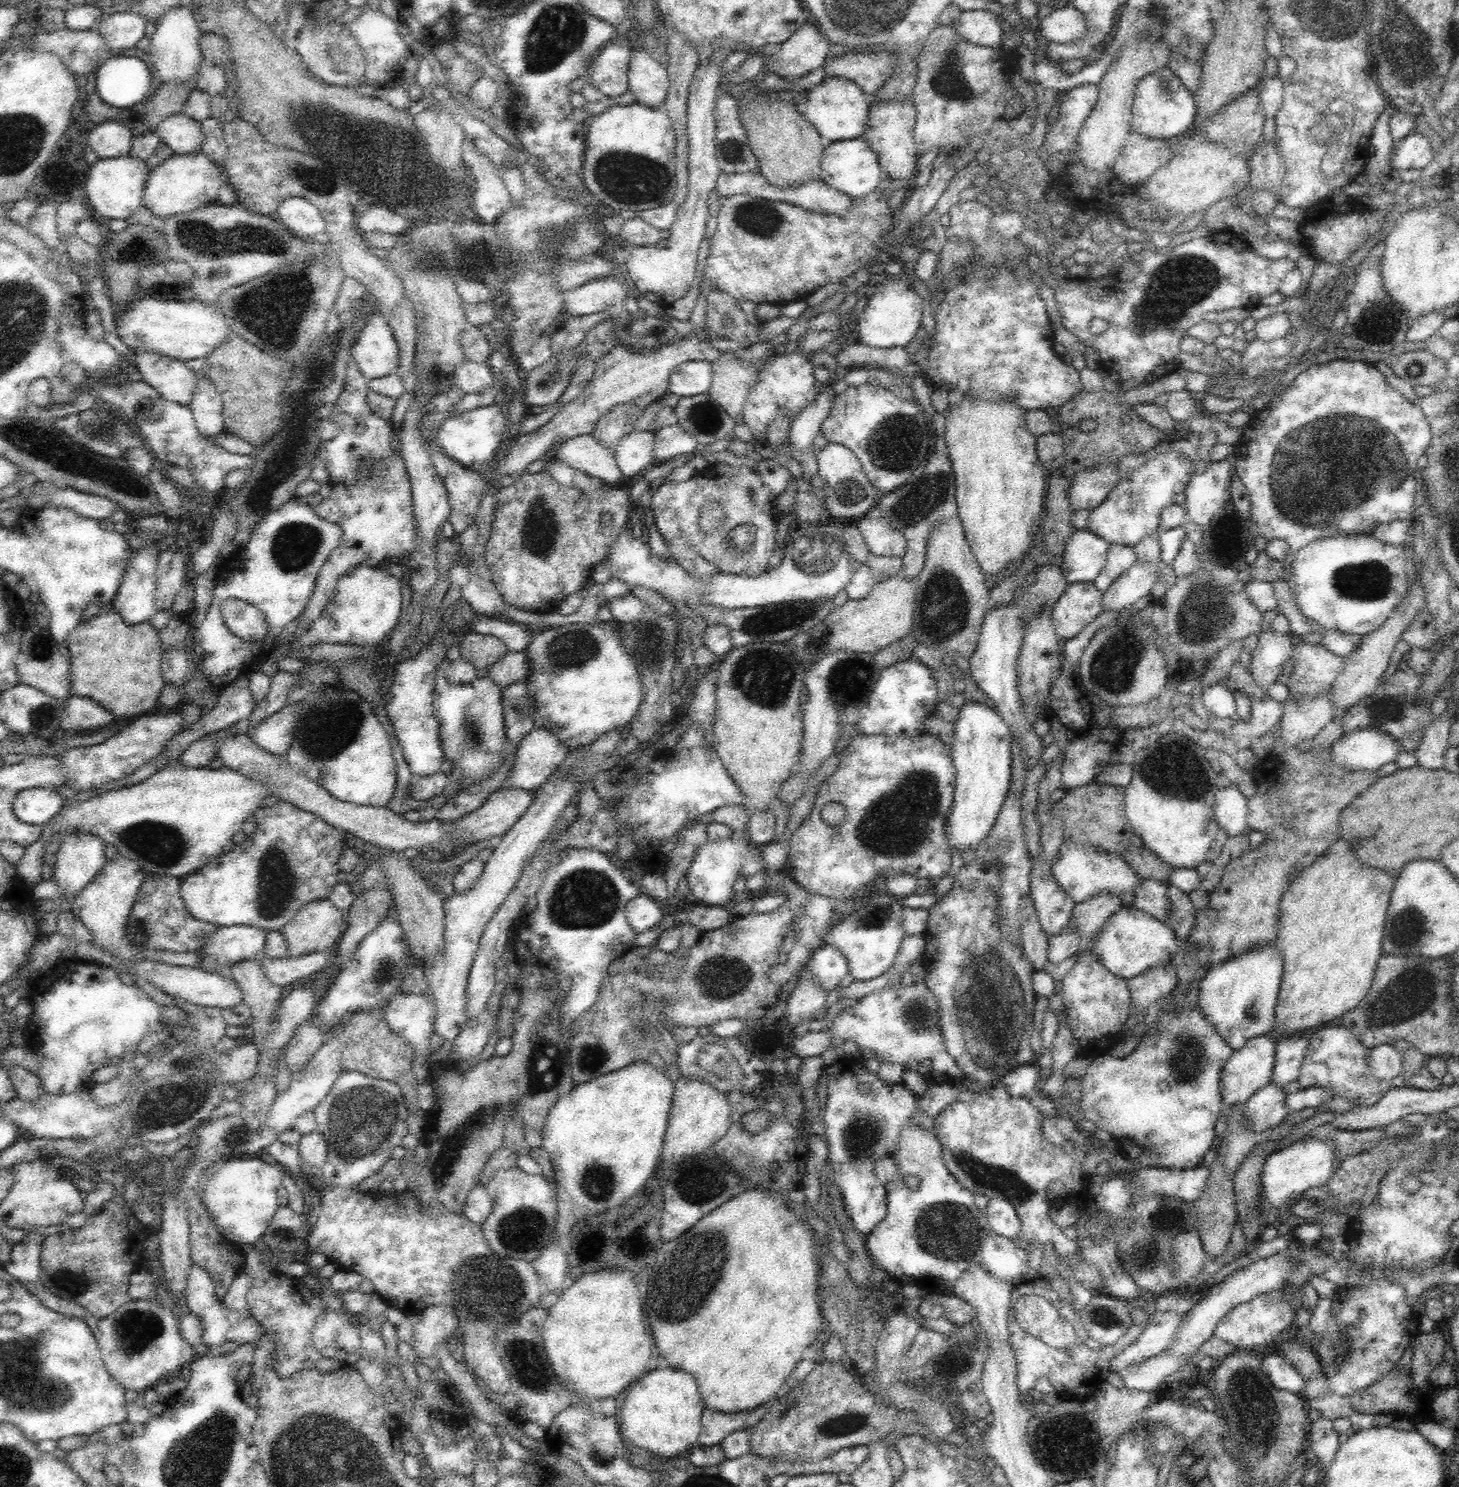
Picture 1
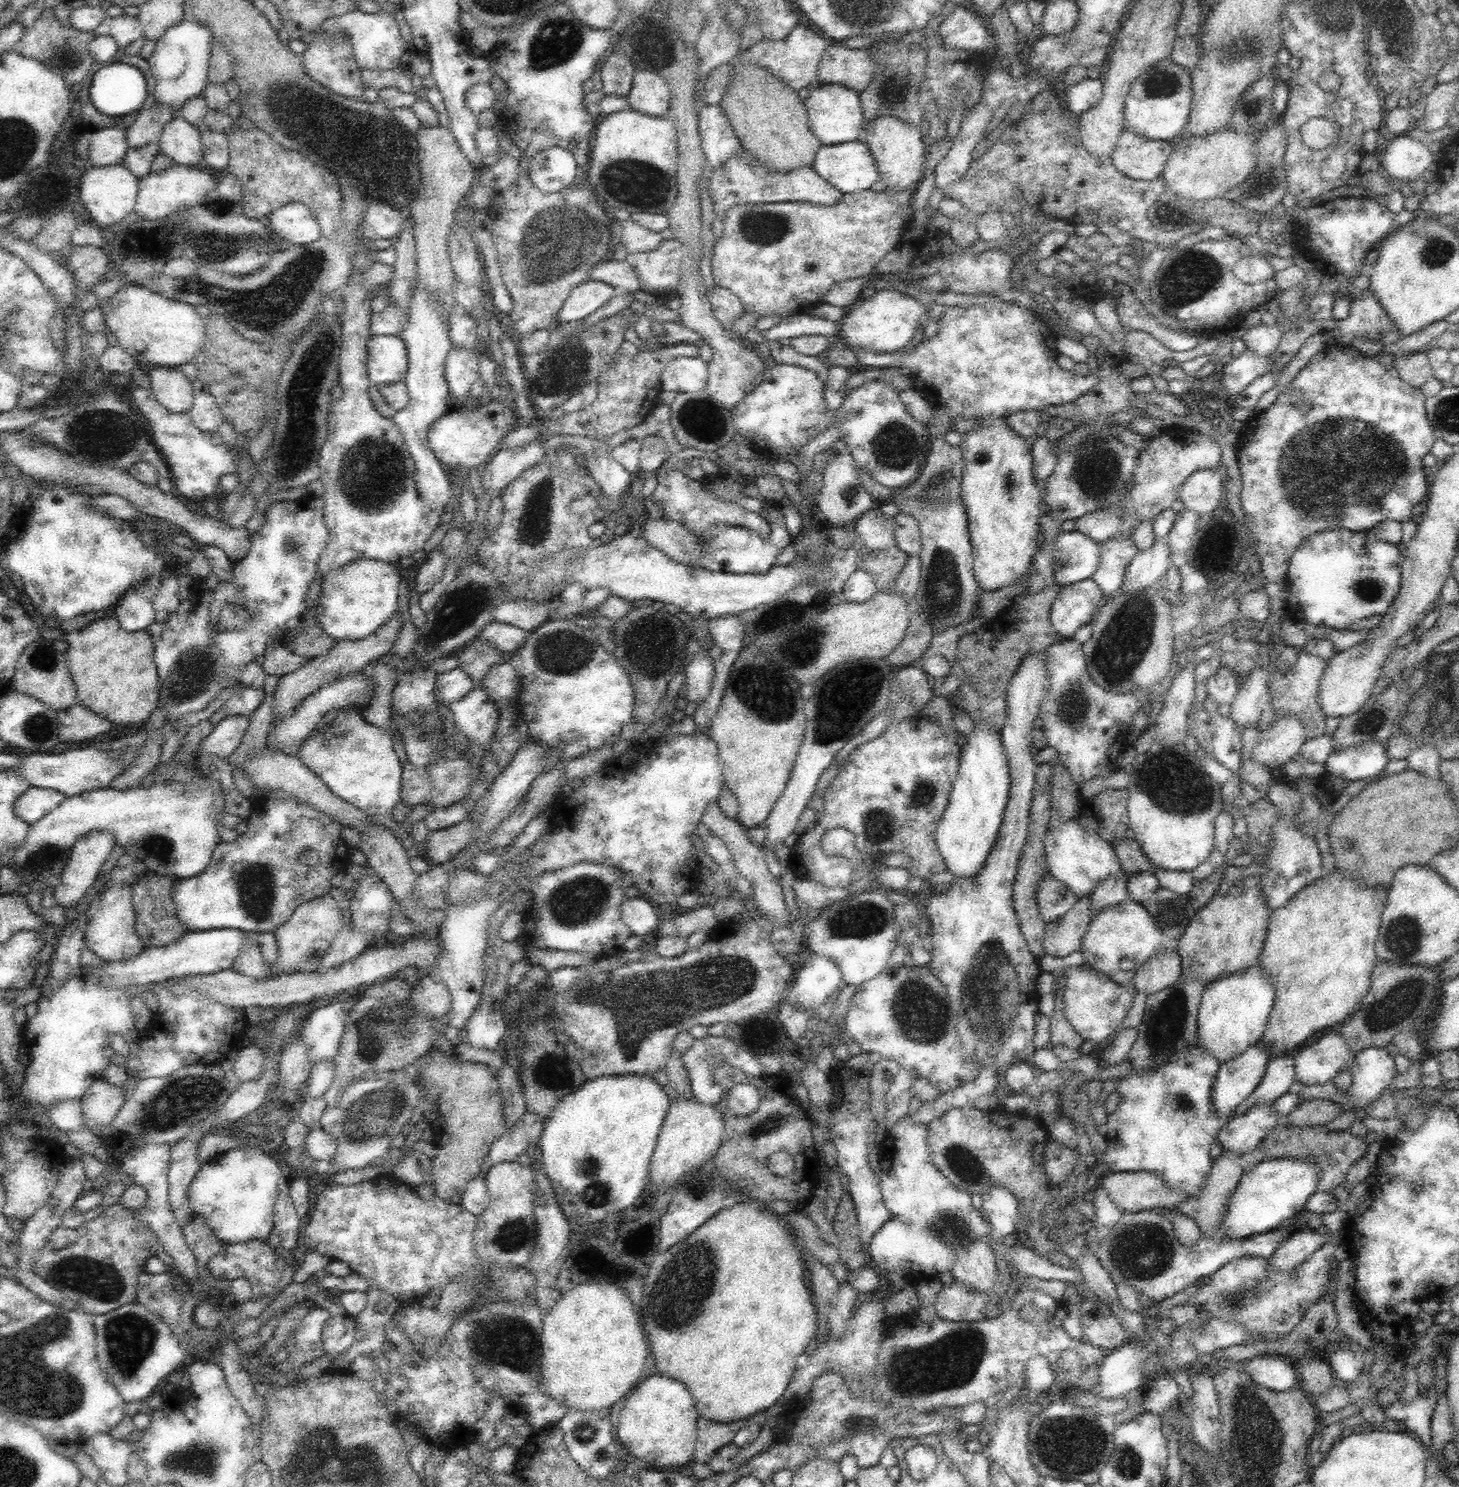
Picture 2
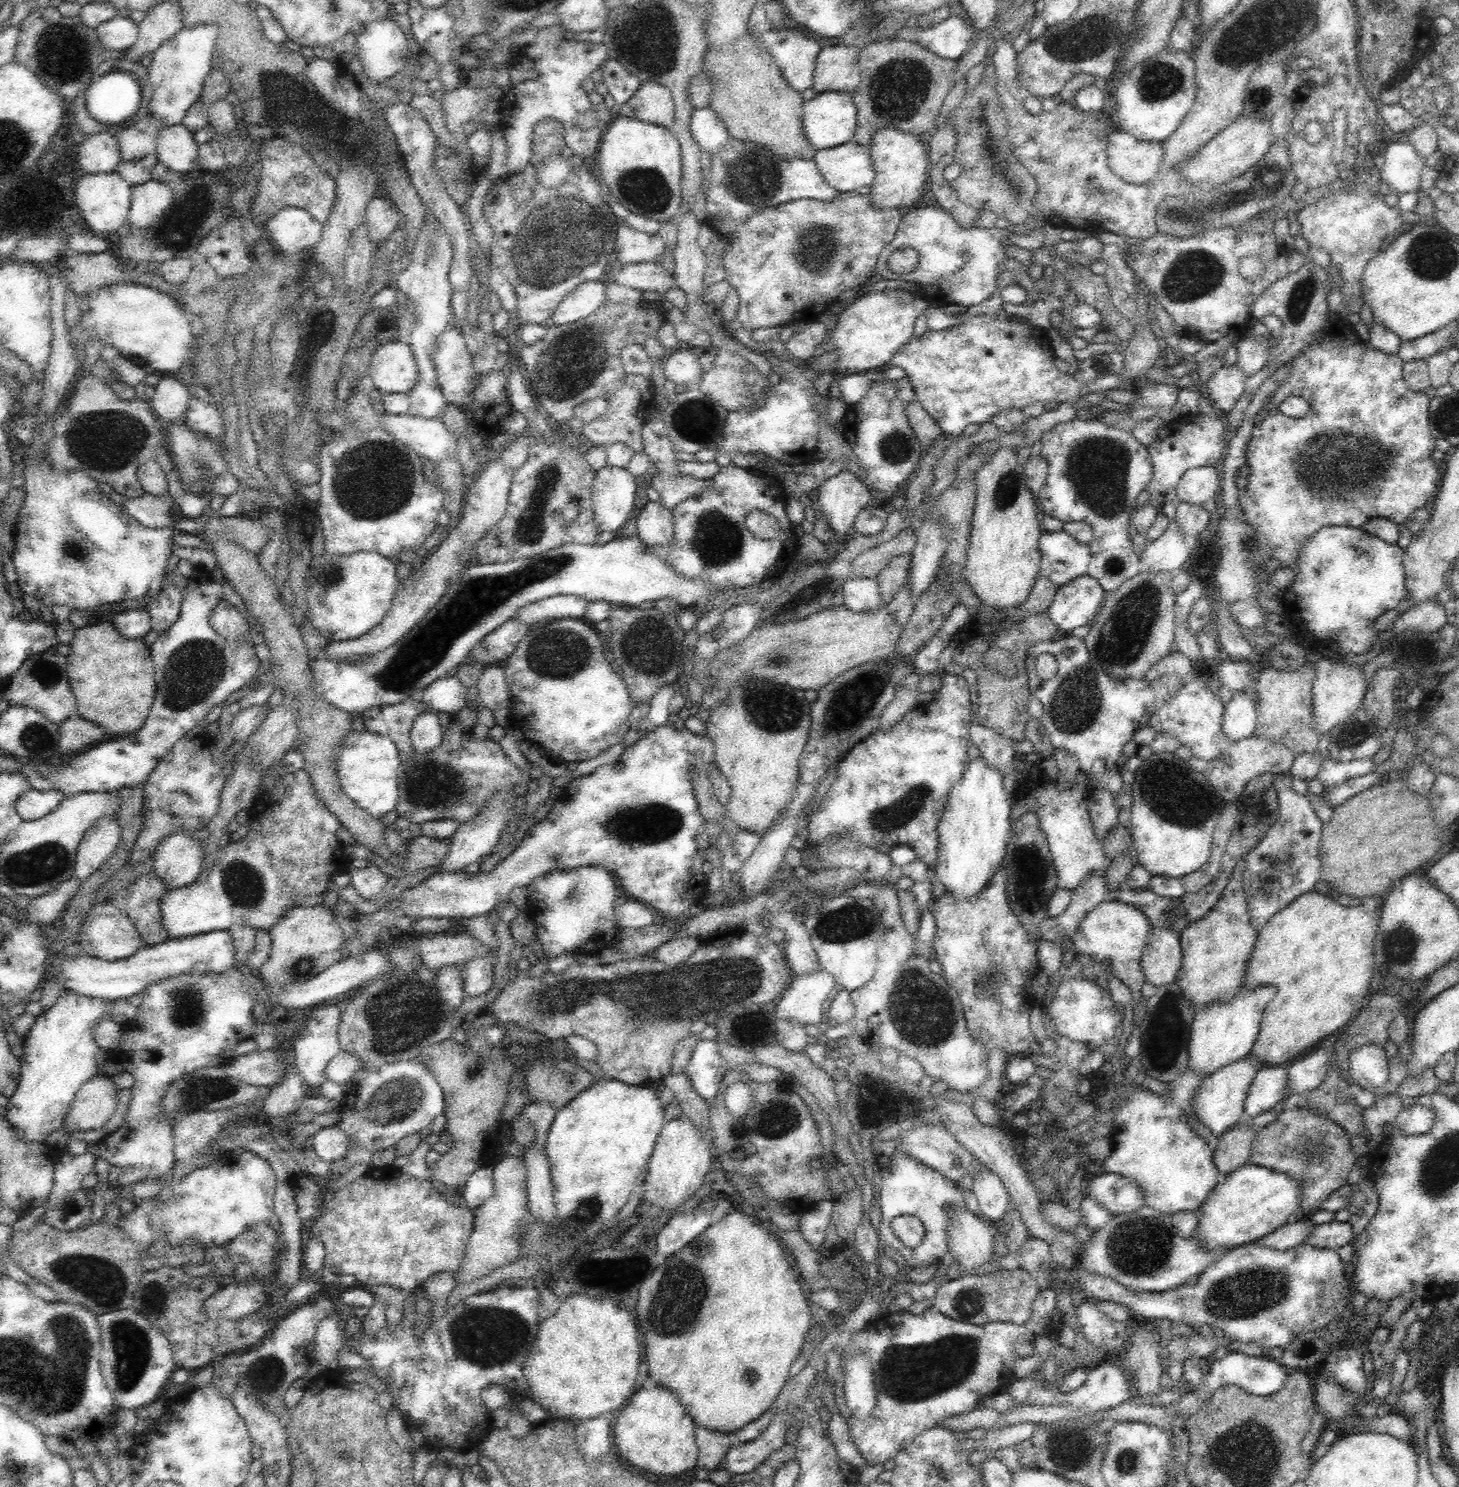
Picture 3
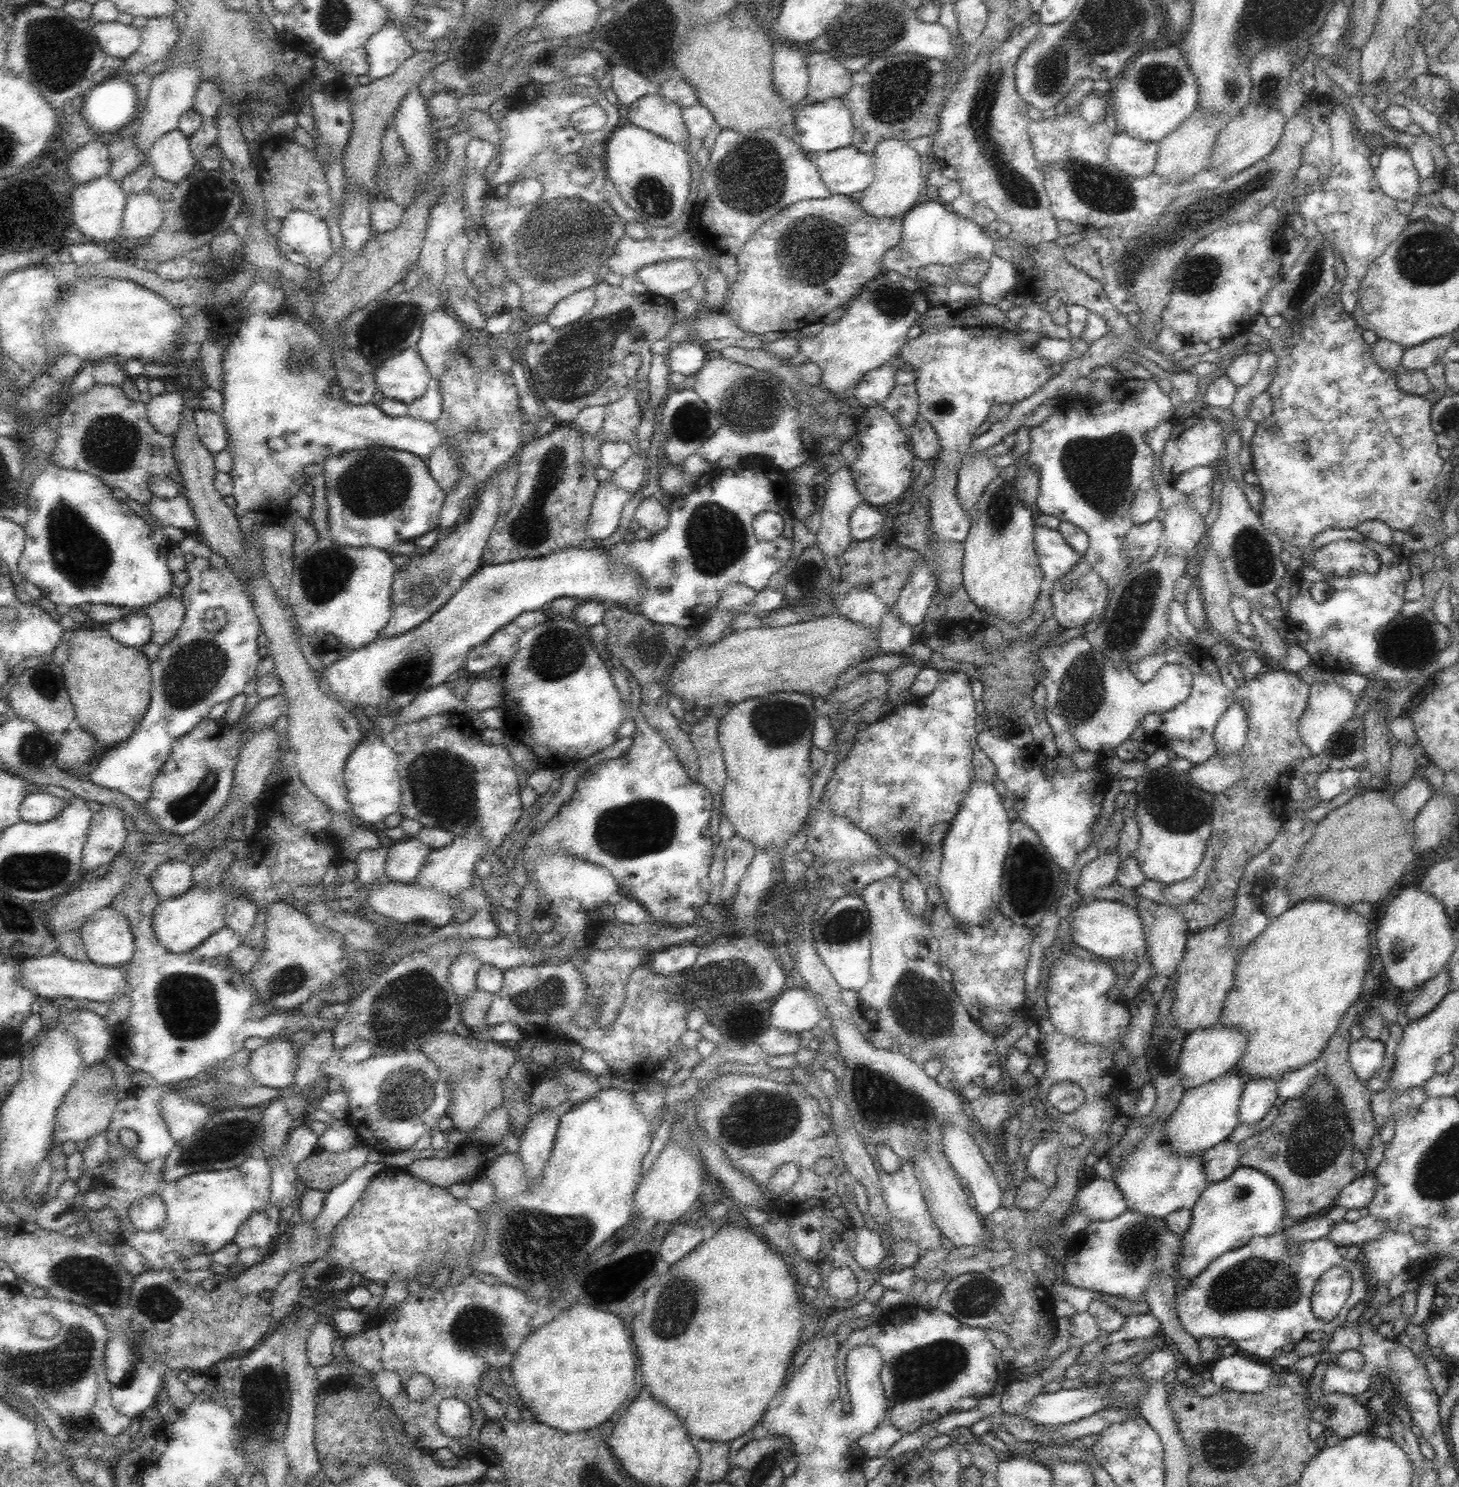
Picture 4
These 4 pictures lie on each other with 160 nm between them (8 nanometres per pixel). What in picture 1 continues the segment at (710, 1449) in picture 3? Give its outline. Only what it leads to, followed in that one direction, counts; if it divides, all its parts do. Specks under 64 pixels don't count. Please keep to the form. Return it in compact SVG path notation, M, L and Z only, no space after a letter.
M771 1401L756 1408L735 1413L705 1409L701 1418L700 1434L696 1445L710 1446L722 1442L727 1434L735 1430L753 1427L768 1414L770 1407Z

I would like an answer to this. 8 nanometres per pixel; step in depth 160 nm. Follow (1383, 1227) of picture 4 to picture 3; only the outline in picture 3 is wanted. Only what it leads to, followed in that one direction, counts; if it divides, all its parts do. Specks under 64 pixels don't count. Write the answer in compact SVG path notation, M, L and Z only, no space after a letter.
M1334 1219L1328 1224L1316 1225L1310 1236L1306 1238L1306 1243L1314 1247L1338 1251L1339 1248L1352 1244L1354 1238L1354 1229L1350 1223L1338 1222Z

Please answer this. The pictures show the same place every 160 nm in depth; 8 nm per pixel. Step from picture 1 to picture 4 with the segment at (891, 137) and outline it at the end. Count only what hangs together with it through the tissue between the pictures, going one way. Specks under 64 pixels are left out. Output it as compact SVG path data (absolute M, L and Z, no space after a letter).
M886 139L876 145L871 154L874 180L861 192L861 198L858 200L867 215L878 220L886 217L903 217L910 208L924 198L923 191L927 181L922 176L920 157L906 141Z

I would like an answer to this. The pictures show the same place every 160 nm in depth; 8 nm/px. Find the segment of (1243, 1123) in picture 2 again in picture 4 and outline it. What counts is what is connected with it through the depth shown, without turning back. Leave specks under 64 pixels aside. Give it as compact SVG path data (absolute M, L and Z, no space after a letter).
M1230 1139L1203 1150L1202 1163L1204 1163L1204 1173L1209 1183L1228 1178L1240 1166L1239 1154L1238 1143Z

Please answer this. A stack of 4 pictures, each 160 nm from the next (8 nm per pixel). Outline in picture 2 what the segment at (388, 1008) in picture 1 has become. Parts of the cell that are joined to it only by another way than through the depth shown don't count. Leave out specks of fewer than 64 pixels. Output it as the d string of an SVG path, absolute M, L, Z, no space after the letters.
M429 973L424 976L412 992L411 1004L417 1012L431 1018L444 1018L452 1002L446 983Z

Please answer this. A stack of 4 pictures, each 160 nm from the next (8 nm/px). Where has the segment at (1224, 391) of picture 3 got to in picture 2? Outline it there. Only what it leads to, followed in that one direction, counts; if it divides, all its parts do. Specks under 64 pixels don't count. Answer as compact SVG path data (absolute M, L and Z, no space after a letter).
M1245 349L1232 362L1224 365L1221 385L1222 389L1228 393L1228 402L1237 394L1240 394L1256 378L1269 372L1271 358L1268 355L1265 357L1261 358L1260 355Z

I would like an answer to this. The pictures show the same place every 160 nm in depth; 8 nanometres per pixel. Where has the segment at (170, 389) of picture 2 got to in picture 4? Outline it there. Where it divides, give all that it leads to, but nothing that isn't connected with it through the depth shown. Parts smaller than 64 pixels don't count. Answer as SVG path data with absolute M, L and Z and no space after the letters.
M178 390L153 396L147 404L146 416L156 432L166 436L177 433L185 406L182 398Z

